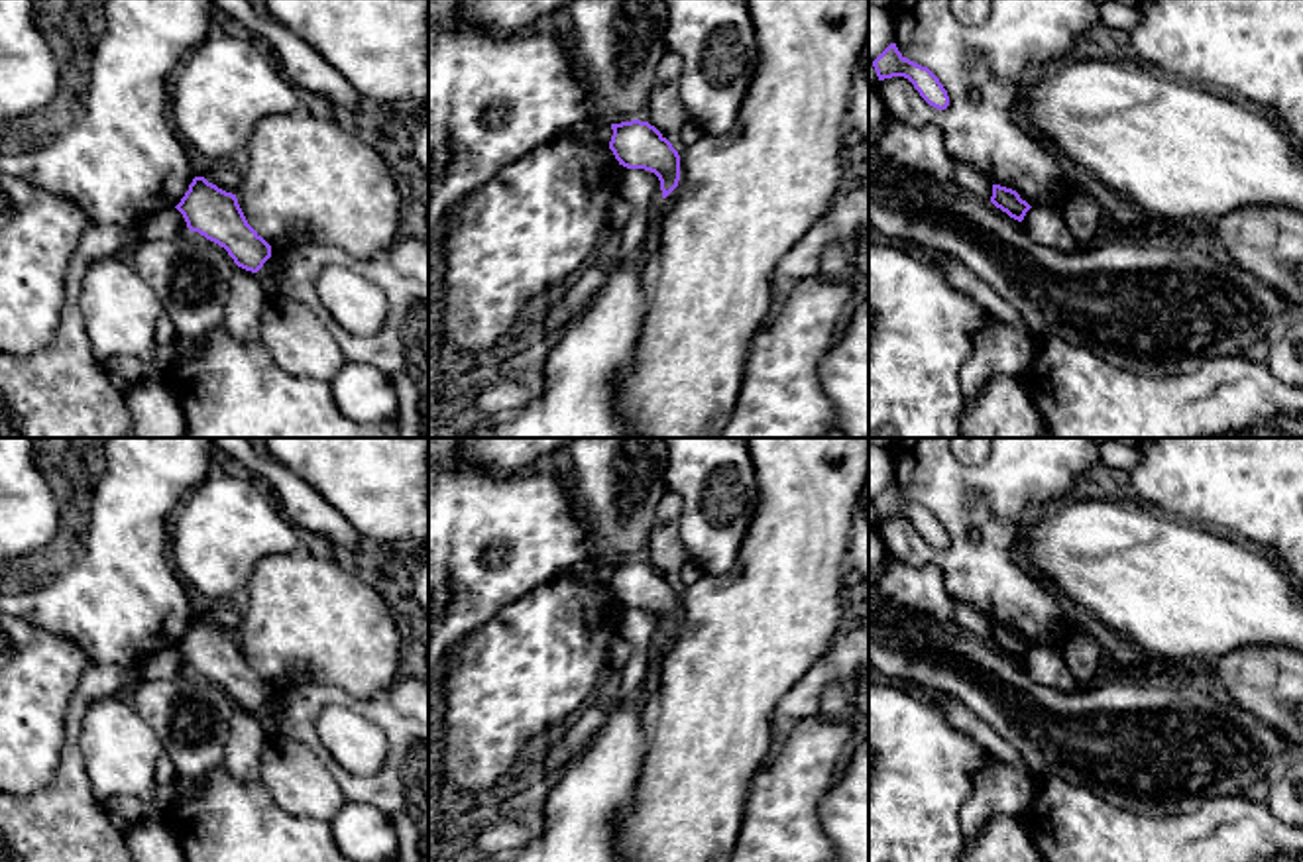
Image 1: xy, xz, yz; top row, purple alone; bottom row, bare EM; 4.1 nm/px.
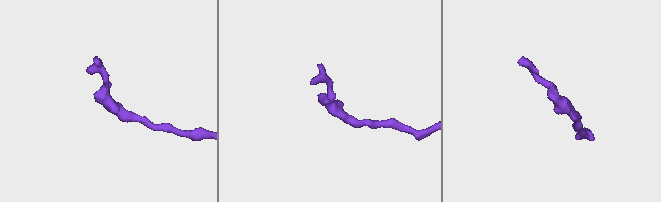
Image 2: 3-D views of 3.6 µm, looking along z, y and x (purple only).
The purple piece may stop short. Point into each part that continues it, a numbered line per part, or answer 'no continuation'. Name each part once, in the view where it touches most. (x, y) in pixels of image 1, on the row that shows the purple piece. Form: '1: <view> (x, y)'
no continuation

